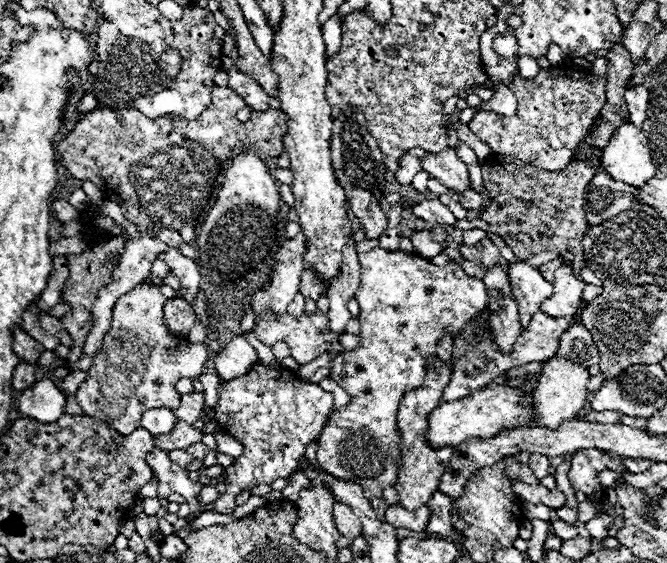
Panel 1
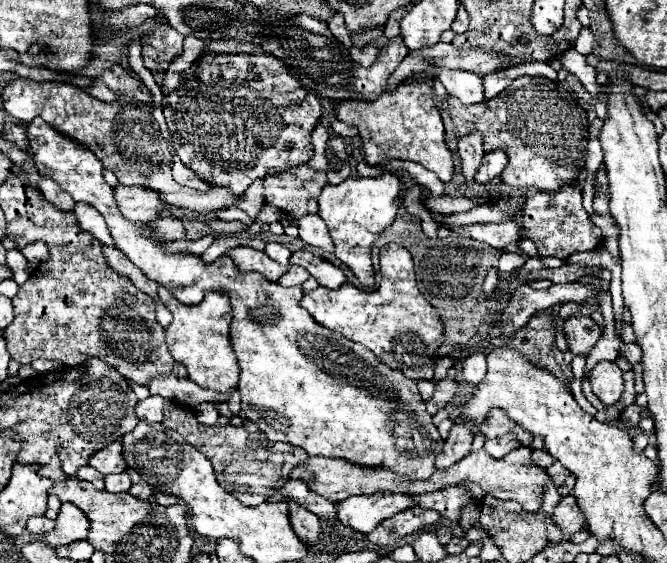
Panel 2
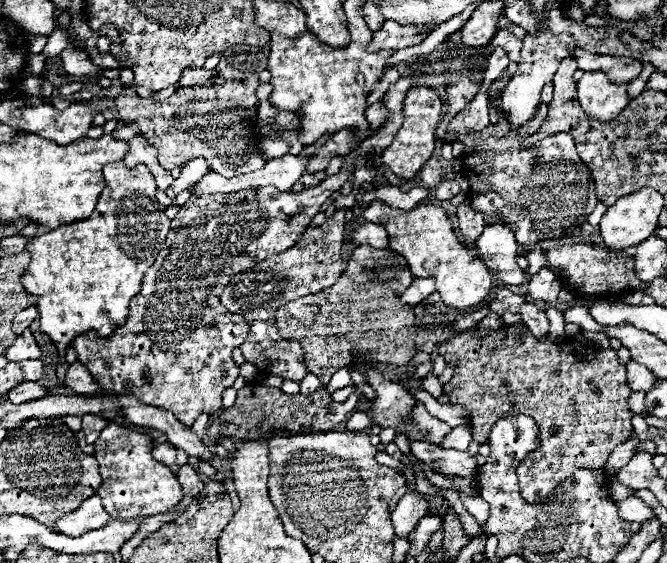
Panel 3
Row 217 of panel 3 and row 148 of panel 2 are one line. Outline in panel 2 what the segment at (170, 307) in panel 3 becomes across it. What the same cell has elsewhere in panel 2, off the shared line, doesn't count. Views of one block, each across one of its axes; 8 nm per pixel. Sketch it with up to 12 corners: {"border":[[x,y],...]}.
{"border":[[270,54],[166,96],[180,160],[234,194],[306,164],[320,100]]}

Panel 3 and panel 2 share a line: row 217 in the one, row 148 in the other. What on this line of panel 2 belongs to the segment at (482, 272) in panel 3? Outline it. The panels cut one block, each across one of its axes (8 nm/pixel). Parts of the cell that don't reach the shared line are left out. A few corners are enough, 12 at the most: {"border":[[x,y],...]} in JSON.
{"border":[[404,82],[340,100],[368,164],[414,160],[442,182],[454,160],[432,88]]}

